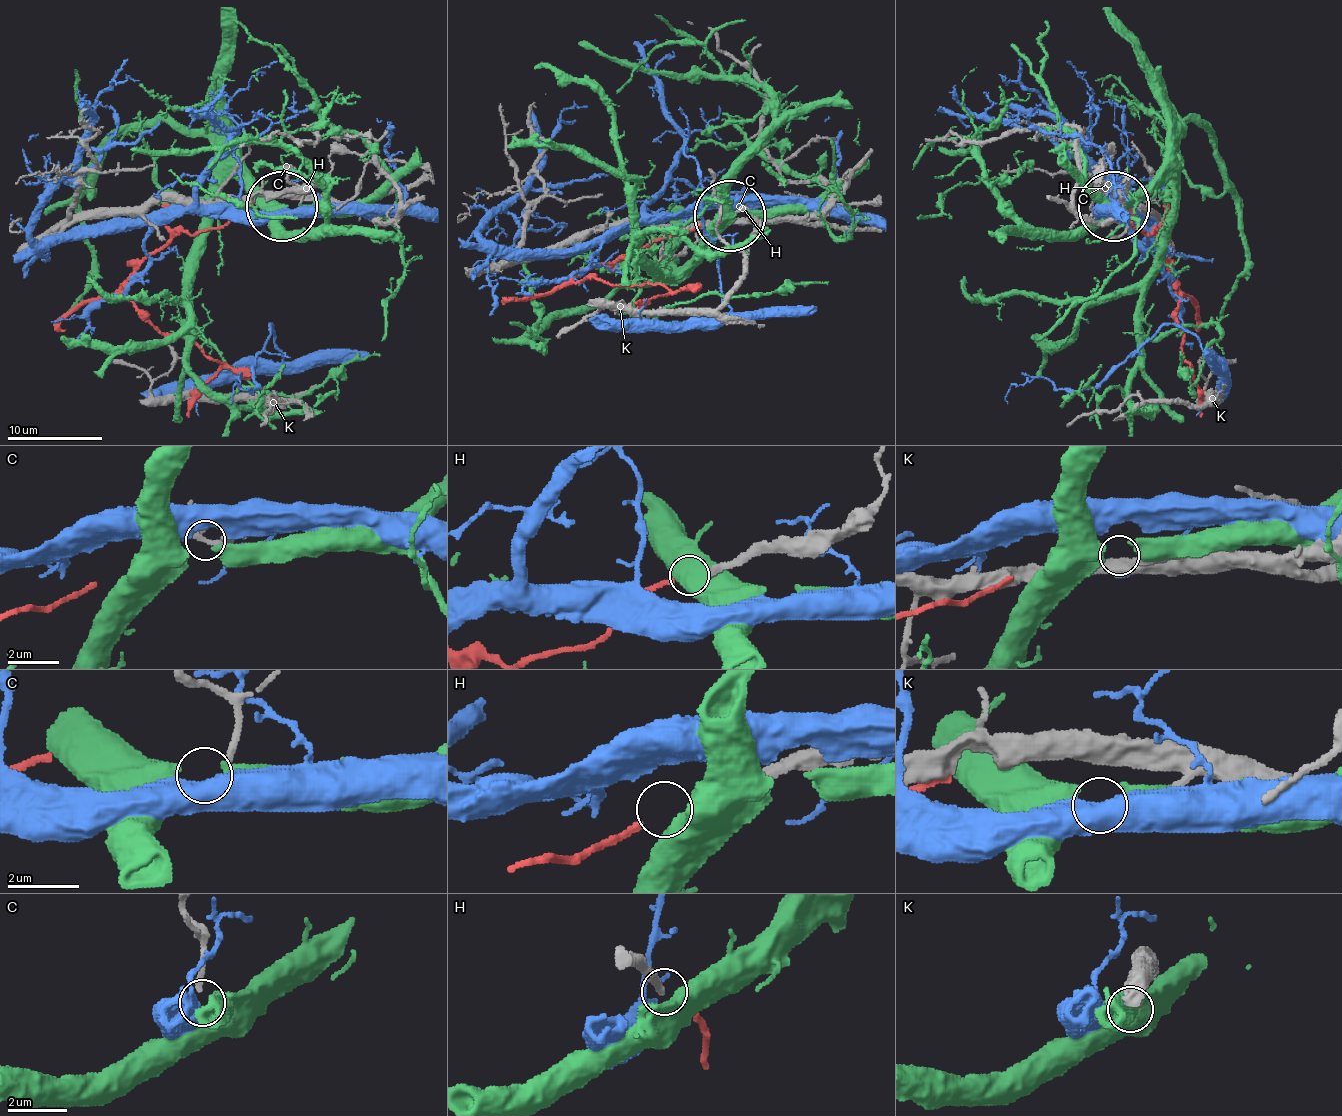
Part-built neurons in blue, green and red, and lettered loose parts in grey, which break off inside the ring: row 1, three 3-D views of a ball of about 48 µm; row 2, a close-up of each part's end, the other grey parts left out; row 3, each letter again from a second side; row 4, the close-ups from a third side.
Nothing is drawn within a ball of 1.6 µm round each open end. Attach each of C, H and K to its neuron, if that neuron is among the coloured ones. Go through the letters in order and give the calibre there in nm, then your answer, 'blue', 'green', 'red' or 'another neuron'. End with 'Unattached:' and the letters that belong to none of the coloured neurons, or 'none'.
C: 190 nm | green
H: 240 nm | red
K: 200 nm | another neuron
Unattached: K

